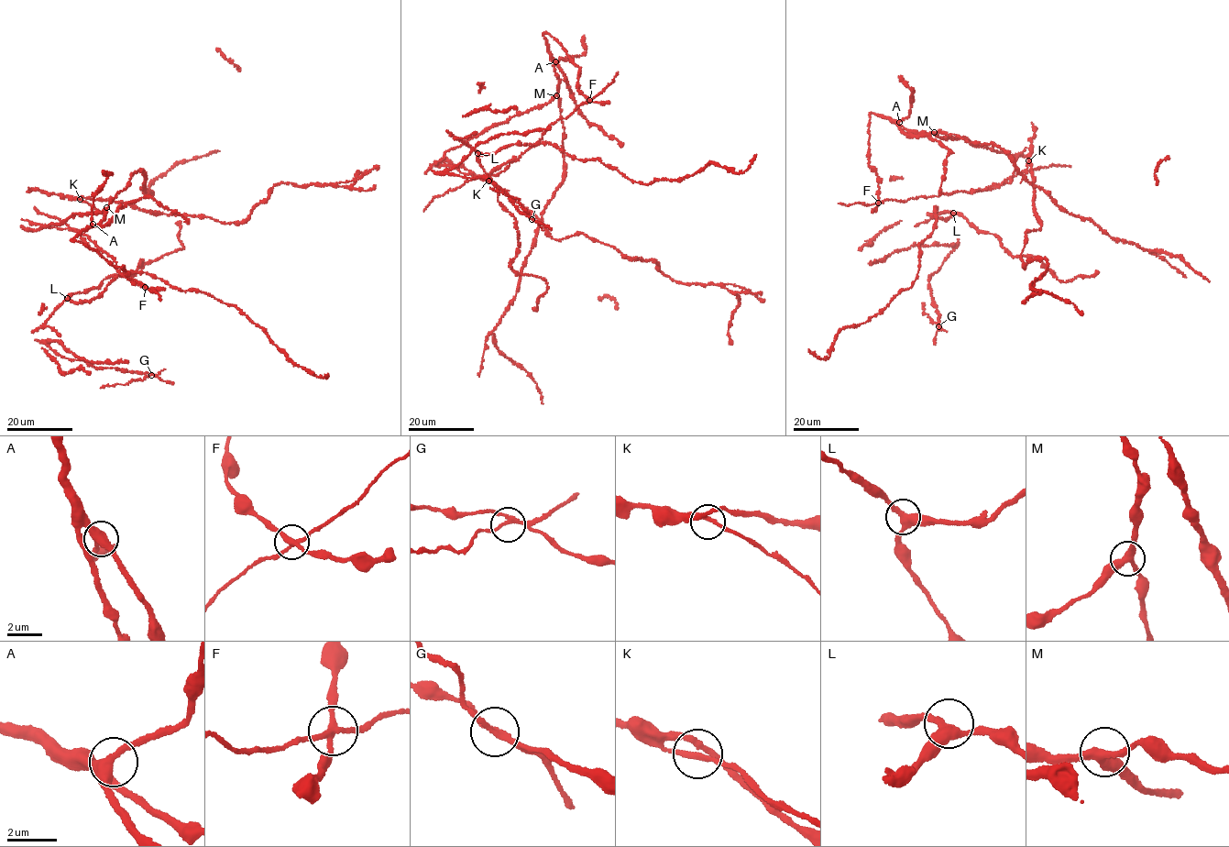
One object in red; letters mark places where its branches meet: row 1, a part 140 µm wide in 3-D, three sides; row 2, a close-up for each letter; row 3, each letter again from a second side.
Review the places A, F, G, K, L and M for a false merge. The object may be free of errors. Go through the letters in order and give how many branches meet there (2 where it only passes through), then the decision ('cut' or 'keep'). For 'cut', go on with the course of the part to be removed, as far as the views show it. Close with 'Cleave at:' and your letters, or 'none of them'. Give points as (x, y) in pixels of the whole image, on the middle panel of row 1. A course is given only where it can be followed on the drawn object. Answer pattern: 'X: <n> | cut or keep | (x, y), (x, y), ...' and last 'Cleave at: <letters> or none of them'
A: 3 | keep
F: 4 | keep
G: 3 | keep
K: 4 | keep
L: 3 | keep
M: 3 | keep
Cleave at: none of them

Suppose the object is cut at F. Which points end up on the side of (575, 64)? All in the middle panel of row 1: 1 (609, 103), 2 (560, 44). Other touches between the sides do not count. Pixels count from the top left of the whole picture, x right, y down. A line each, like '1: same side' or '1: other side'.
1: same side
2: same side

